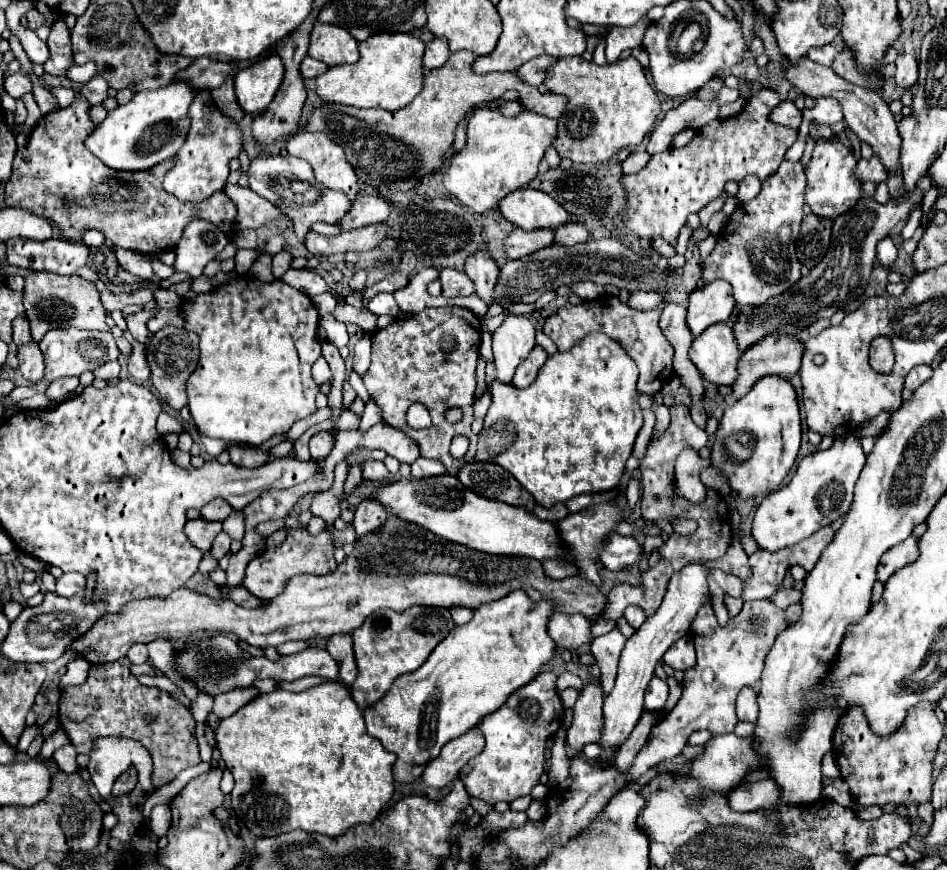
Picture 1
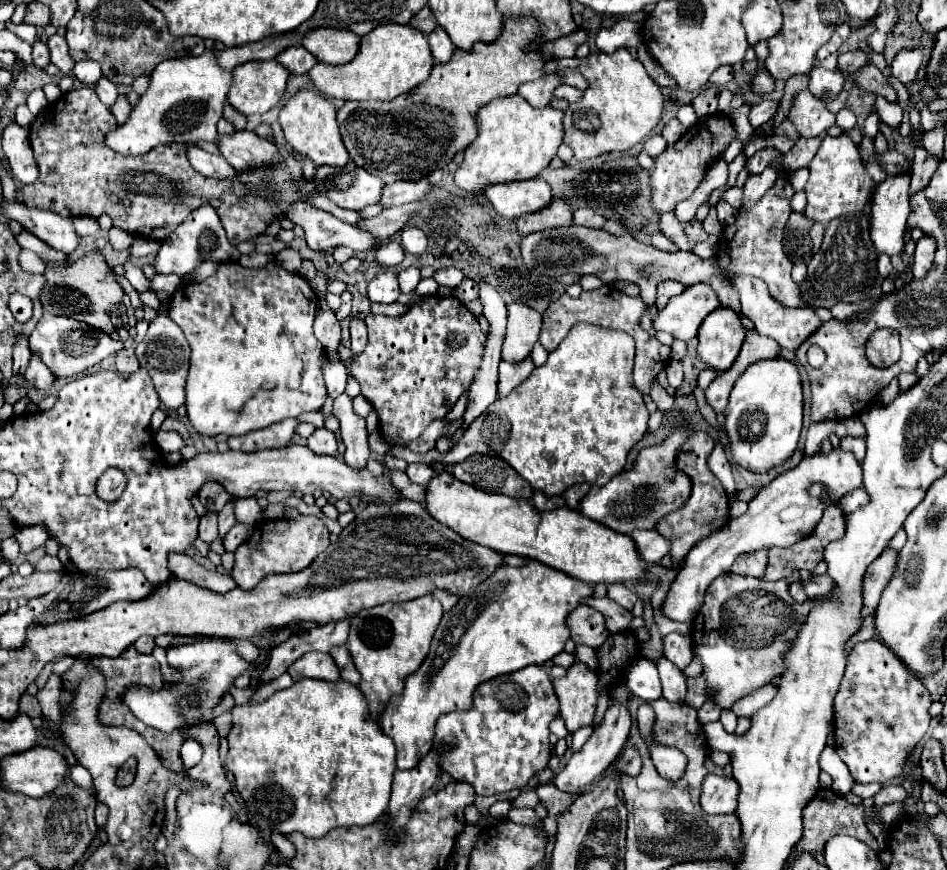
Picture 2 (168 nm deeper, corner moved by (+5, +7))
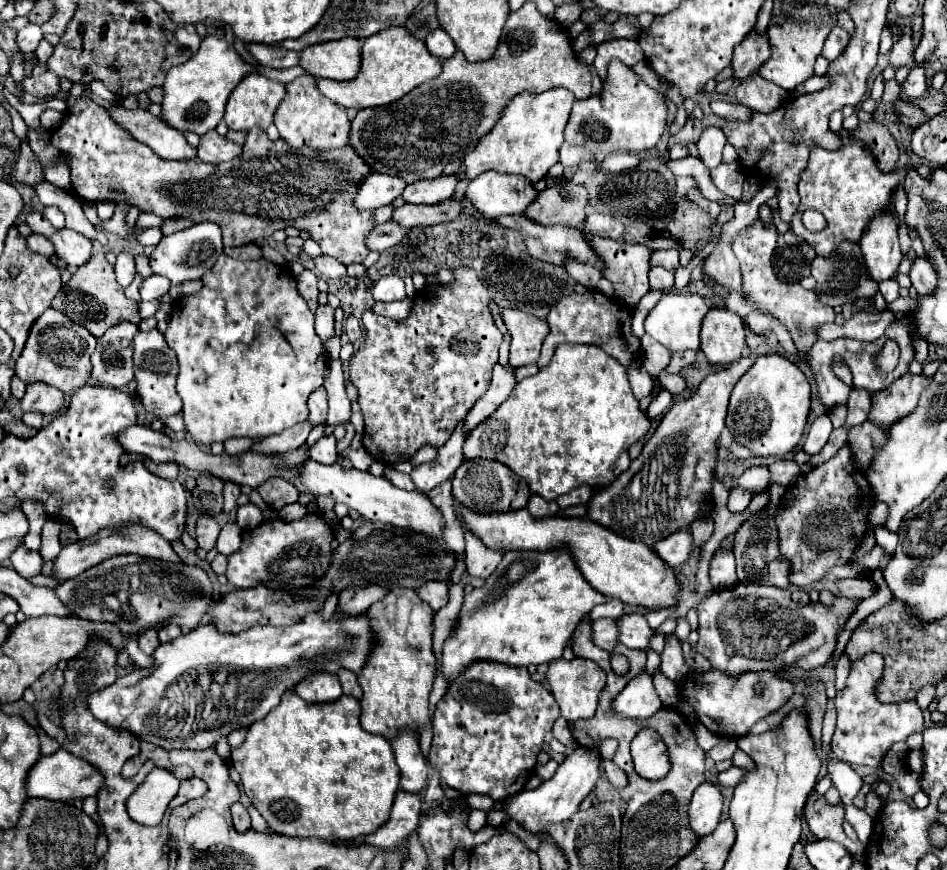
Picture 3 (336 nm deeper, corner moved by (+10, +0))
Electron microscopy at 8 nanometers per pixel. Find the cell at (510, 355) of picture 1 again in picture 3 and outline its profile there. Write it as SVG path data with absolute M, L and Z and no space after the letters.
M506 308L502 312L504 324L508 332L512 334L512 344L510 344L510 366L520 368L524 364L532 364L540 356L540 346L542 340L548 334L548 324L546 320L540 320L532 314L526 314L522 310L512 310Z

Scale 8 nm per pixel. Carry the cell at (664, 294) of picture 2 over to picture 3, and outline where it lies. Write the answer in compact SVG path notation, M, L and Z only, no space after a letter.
M654 266L650 270L650 288L664 292L664 294L670 294L674 288L674 272L666 270L662 266Z

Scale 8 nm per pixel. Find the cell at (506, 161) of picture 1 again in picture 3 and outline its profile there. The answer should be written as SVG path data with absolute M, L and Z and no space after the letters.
M552 88L542 94L518 94L502 110L496 126L476 144L464 158L464 176L468 180L482 172L494 170L500 174L522 174L530 182L542 180L548 170L560 160L558 150L564 142L564 126L568 122L574 94L564 88Z

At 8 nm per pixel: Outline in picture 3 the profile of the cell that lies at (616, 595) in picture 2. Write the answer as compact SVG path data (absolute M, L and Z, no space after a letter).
M608 600L600 606L596 606L590 616L592 620L598 620L598 618L620 618L624 614L624 602L620 600Z

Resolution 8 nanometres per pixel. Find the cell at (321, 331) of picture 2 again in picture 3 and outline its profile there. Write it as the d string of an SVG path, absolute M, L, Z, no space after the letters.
M328 304L318 306L314 312L314 328L316 328L316 334L320 336L322 344L332 340L336 336L336 332L334 332L334 308L330 308Z

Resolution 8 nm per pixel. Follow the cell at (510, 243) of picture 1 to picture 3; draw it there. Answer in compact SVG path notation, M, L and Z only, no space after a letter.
M550 184L524 212L526 218L540 226L572 226L580 228L586 218L586 204L590 196L582 184Z

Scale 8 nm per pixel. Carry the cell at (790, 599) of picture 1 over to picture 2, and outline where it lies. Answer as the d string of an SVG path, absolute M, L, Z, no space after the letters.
M817 575L811 581L805 581L805 593L809 595L809 599L825 597L833 591L833 587L835 587L835 583L833 583L833 579L829 579L829 575Z

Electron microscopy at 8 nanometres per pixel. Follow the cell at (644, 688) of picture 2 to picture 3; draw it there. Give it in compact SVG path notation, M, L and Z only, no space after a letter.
M648 670L636 674L618 694L618 698L614 698L614 710L624 718L634 718L634 720L650 718L660 708L662 702L654 690L652 676Z

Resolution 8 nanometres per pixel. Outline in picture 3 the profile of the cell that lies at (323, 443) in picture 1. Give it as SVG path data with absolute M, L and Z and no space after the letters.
M322 436L316 444L310 446L310 458L320 462L320 464L334 464L338 460L336 438L334 436Z

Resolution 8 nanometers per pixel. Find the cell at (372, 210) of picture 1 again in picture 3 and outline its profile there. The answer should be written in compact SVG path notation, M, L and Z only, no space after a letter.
M438 176L434 180L420 180L414 184L408 184L402 192L404 202L408 204L426 204L426 206L434 206L440 204L444 200L448 200L454 192L456 186L456 176Z

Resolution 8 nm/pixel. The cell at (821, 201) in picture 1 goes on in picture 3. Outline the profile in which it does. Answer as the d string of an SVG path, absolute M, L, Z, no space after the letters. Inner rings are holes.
M860 144L840 146L838 150L824 150L824 148L812 150L808 166L802 172L800 182L798 182L798 194L802 198L802 204L798 208L798 216L792 216L792 224L790 224L792 232L796 236L804 238L820 256L832 254L832 250L836 250L836 246L842 240L858 242L862 236L862 230L866 228L870 218L878 210L890 206L890 196L896 190L896 186L904 182L904 174L906 174L904 168L890 172L890 174L882 174L878 170L876 160L870 154L870 150ZM808 208L824 214L824 218L828 222L826 230L808 232L804 228L800 214Z

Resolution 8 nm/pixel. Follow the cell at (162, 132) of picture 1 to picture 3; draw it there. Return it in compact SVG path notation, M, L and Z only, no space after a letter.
M218 30L214 36L206 36L202 40L198 54L194 54L184 64L172 66L166 72L166 80L162 86L164 98L162 98L160 120L170 128L180 130L182 134L194 132L202 136L208 130L214 130L224 116L224 106L230 92L248 72L252 72L252 66L248 66L236 54L234 46L222 38L222 30Z

